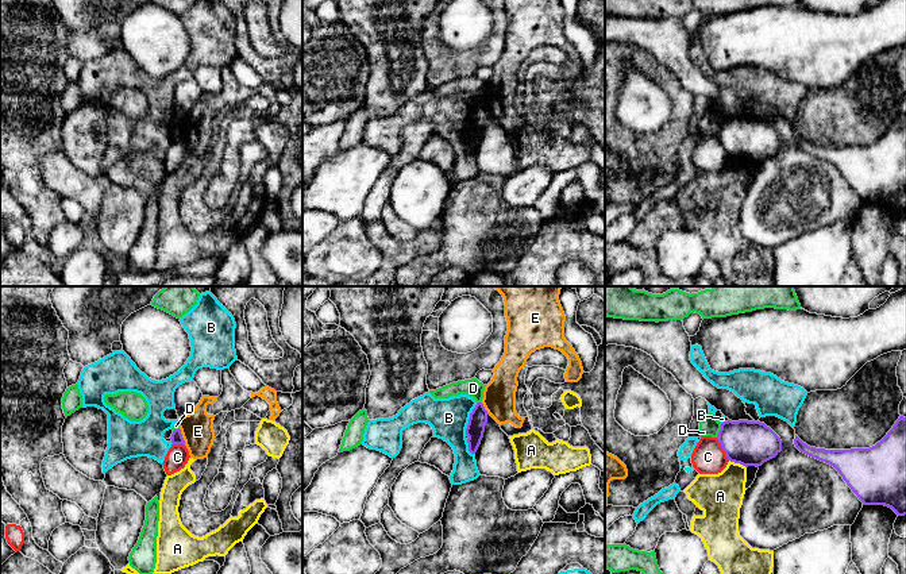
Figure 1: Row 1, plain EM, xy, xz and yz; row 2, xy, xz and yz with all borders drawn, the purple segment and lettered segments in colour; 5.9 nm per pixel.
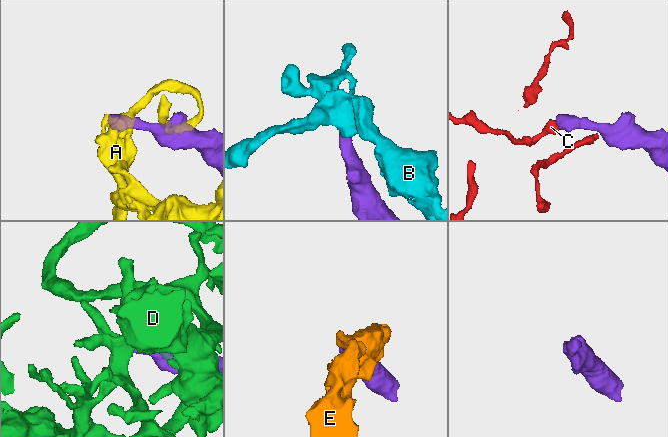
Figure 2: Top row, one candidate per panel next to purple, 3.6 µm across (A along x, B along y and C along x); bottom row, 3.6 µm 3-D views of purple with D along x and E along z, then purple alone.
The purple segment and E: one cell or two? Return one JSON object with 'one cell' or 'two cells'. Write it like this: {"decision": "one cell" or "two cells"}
{"decision": "two cells"}

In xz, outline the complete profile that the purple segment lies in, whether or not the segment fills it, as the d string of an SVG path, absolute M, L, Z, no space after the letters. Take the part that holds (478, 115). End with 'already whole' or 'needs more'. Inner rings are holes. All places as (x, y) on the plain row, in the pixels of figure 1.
M477 100L475 105L470 111L469 122L466 126L466 132L469 134L469 149L475 151L481 138L483 135L485 123L487 120L487 108L482 100Z | already whole

